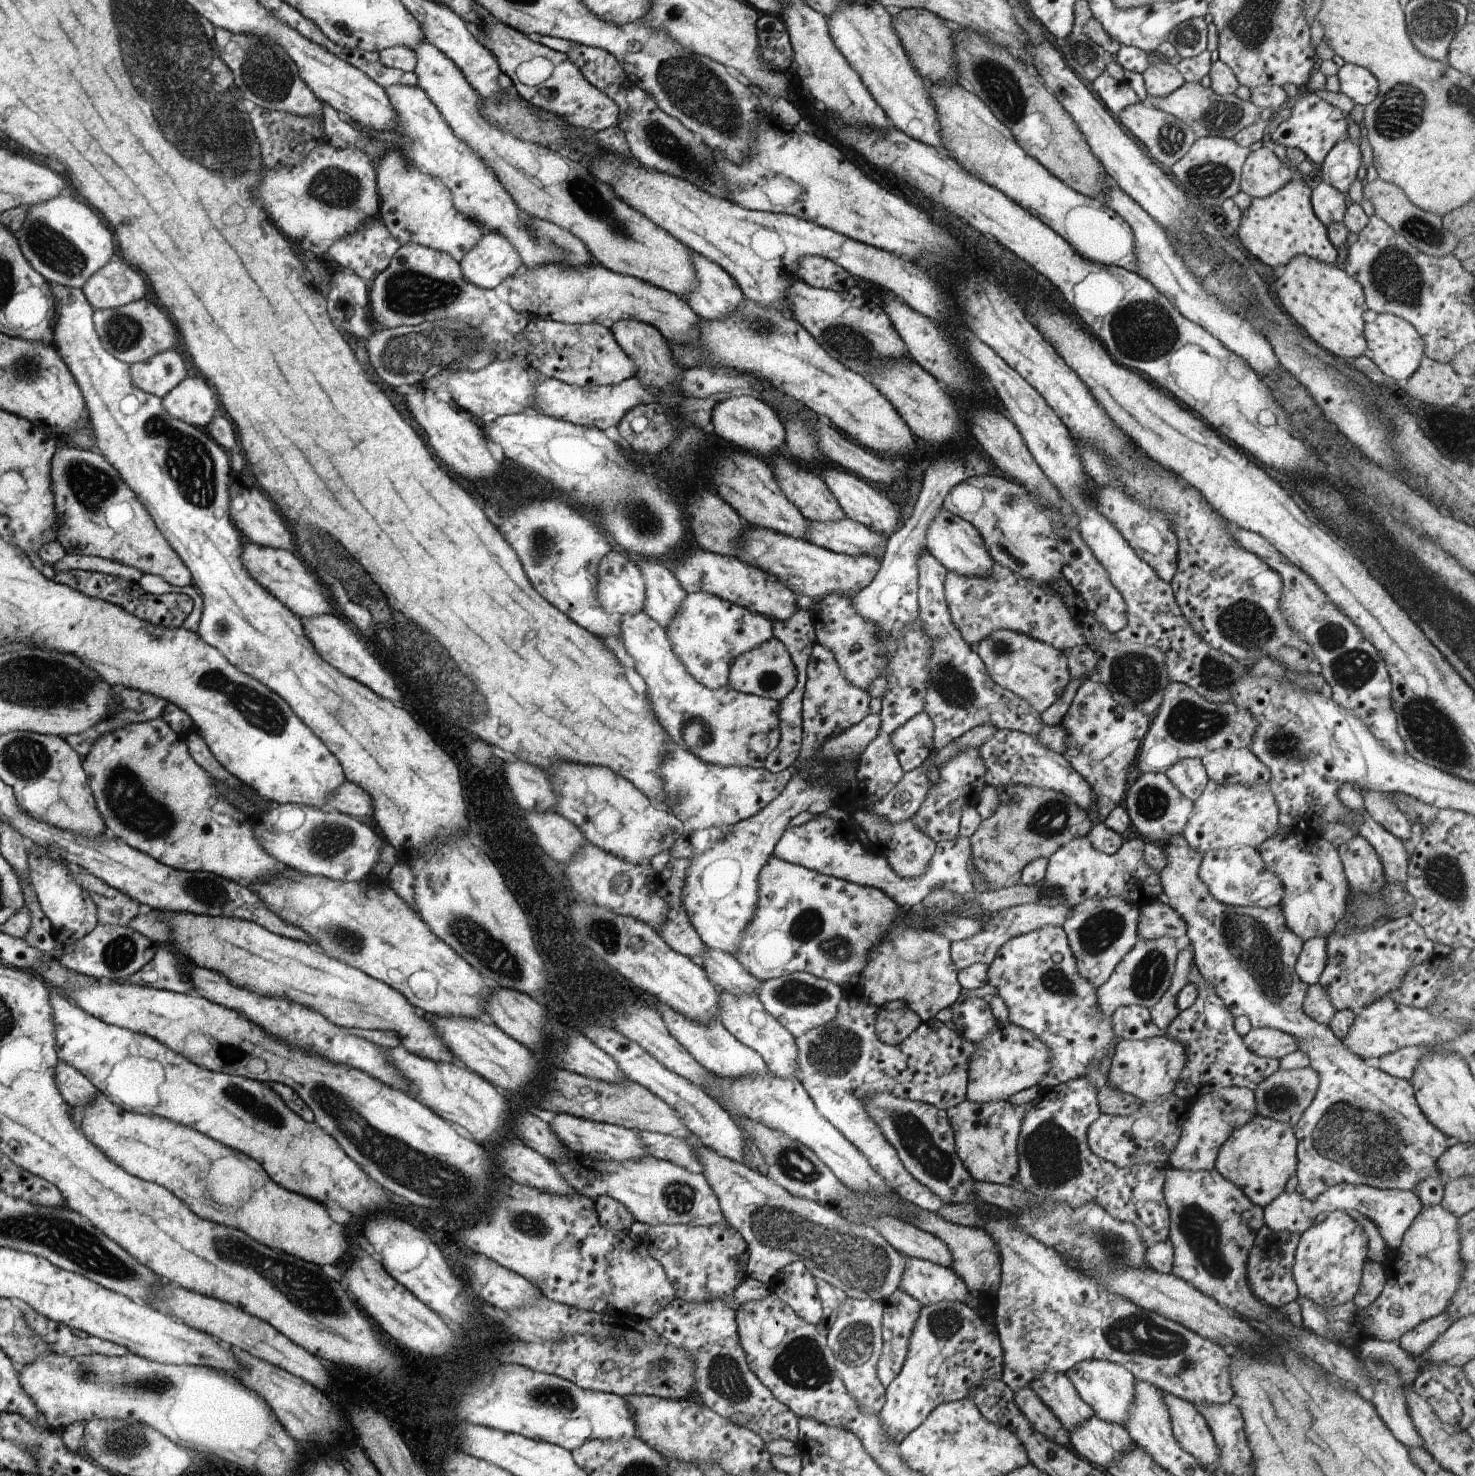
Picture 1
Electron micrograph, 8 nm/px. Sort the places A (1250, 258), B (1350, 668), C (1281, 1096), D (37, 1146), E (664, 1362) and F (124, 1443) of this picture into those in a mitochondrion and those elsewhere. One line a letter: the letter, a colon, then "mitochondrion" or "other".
A: other
B: mitochondrion
C: mitochondrion
D: other
E: mitochondrion
F: mitochondrion

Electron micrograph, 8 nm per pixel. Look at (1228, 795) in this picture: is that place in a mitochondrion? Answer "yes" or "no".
no

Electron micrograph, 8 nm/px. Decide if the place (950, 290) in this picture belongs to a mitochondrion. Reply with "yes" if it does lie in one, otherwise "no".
no

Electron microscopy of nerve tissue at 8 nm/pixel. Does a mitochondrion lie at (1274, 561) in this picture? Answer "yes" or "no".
no

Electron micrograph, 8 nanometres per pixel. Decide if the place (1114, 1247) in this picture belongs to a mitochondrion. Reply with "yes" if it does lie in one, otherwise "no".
yes

